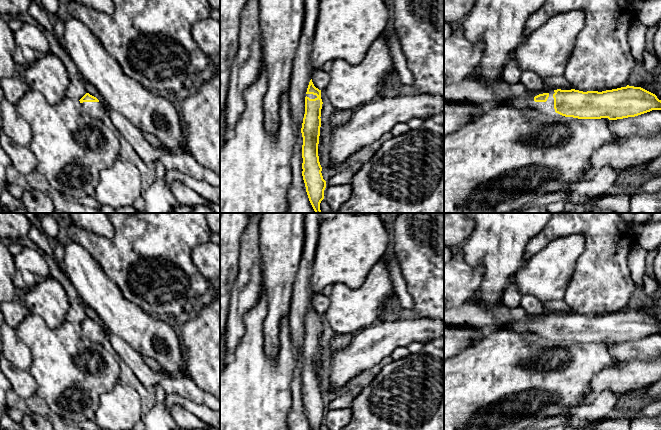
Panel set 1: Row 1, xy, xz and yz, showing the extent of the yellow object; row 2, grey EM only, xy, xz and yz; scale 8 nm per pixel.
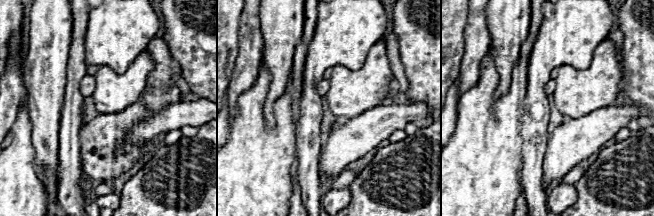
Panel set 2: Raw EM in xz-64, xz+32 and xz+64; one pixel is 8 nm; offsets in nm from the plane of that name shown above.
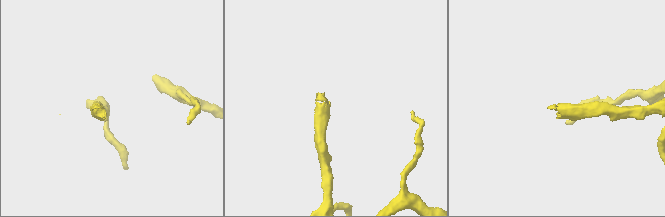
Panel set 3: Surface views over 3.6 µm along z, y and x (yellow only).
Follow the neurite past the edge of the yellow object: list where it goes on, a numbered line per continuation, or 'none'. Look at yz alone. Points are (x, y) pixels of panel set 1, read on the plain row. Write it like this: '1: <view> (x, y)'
1: yz (527, 326)

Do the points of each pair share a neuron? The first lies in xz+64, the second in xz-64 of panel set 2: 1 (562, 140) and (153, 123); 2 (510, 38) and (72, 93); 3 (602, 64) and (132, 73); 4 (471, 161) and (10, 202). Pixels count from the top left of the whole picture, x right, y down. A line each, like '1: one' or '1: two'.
1: one
2: two
3: one
4: one

